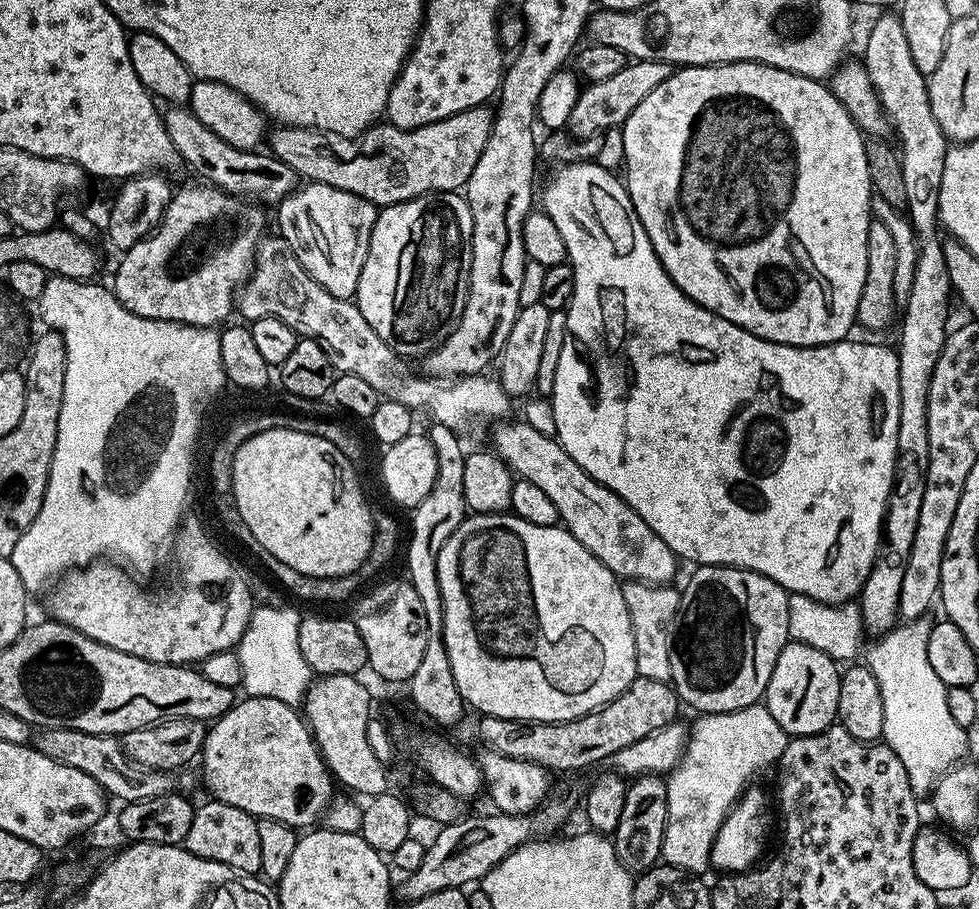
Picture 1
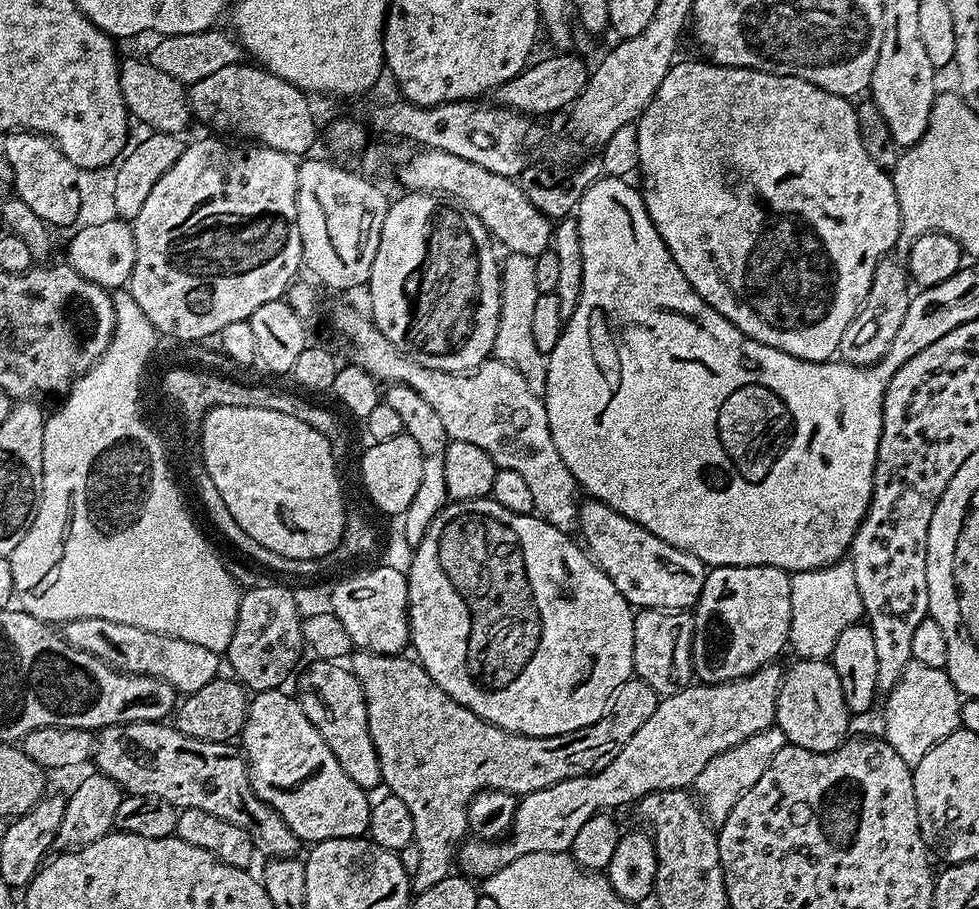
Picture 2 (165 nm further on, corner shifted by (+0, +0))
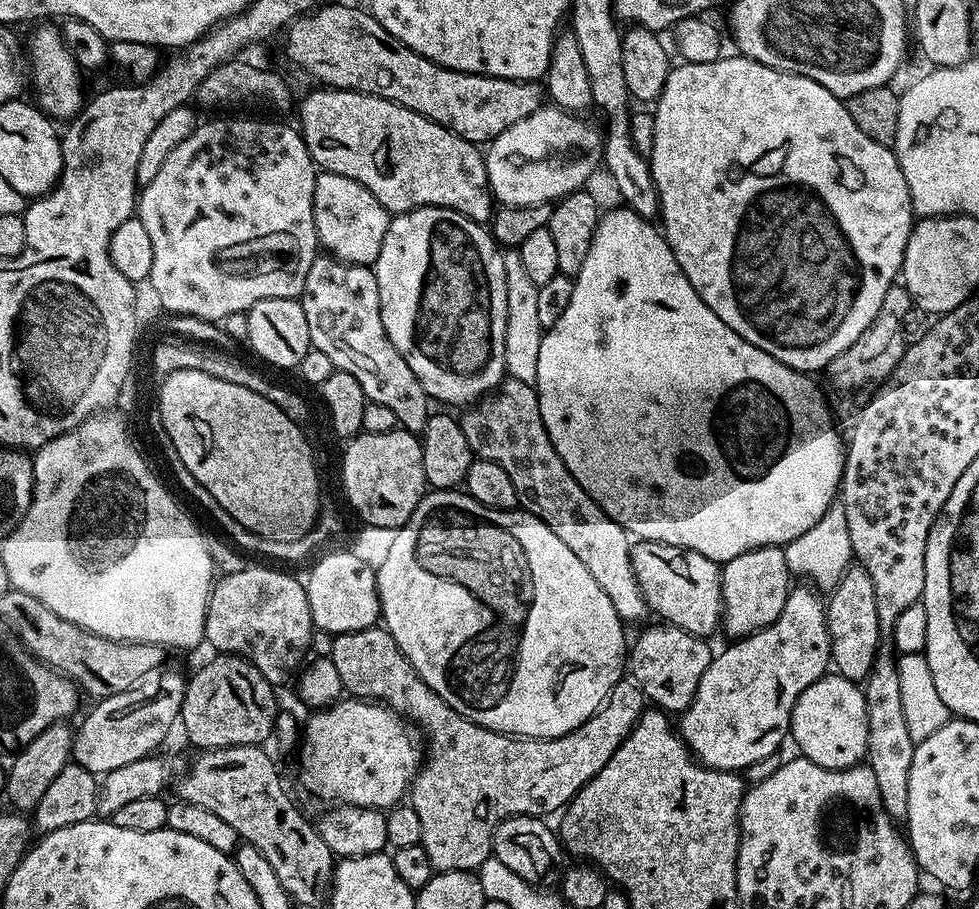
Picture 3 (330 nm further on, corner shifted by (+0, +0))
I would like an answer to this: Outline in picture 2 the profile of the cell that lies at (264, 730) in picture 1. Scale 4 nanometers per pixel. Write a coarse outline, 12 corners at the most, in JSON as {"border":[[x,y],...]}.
{"border":[[275,688],[251,697],[252,788],[301,842],[363,837],[369,793]]}

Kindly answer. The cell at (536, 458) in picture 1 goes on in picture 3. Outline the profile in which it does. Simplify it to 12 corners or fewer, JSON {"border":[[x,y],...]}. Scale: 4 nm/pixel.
{"border":[[653,540],[634,578],[665,624],[711,637],[724,615],[721,565]]}

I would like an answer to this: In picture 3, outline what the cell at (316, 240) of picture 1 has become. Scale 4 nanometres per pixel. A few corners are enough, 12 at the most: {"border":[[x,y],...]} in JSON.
{"border":[[354,178],[314,182],[319,247],[375,265],[390,213]]}

